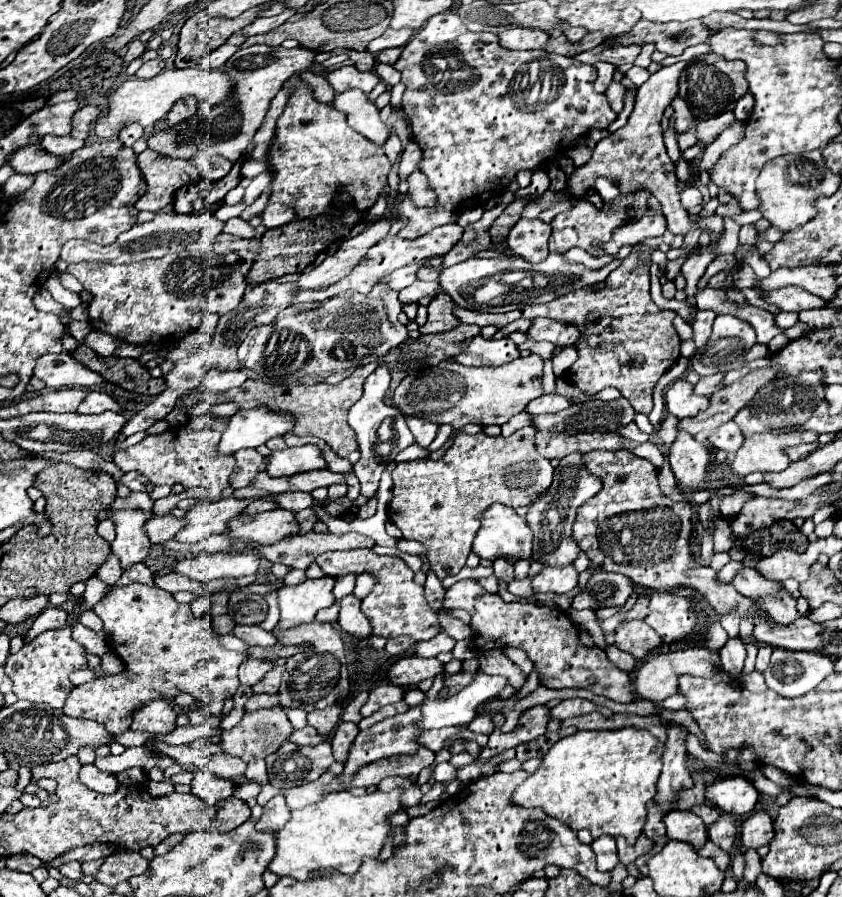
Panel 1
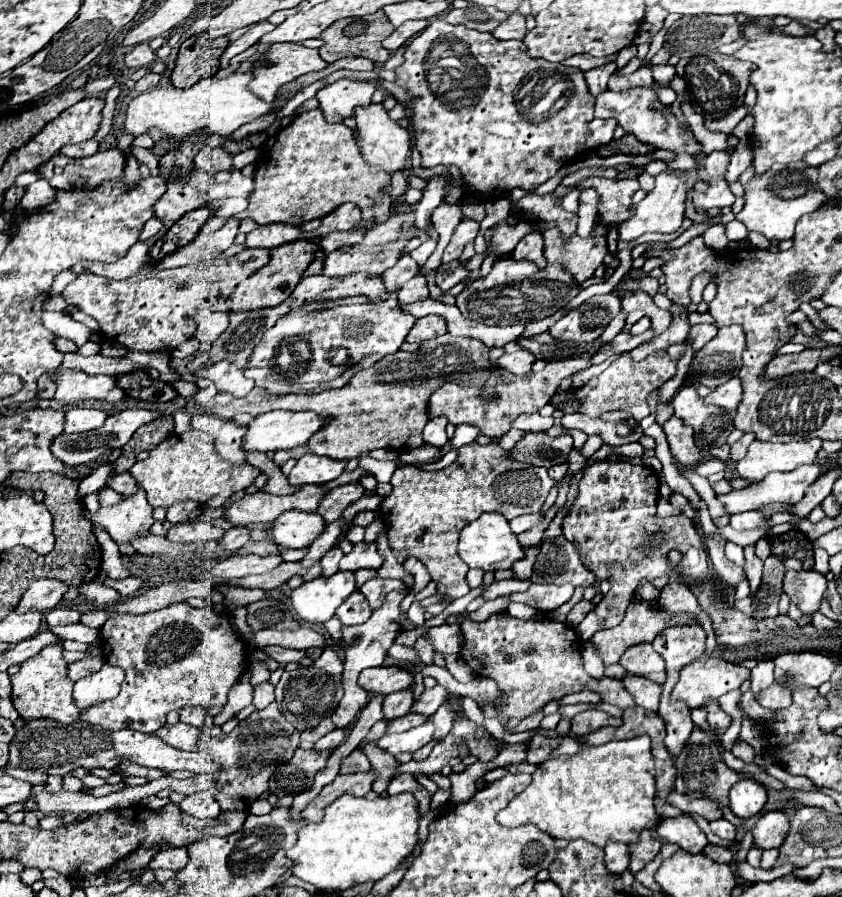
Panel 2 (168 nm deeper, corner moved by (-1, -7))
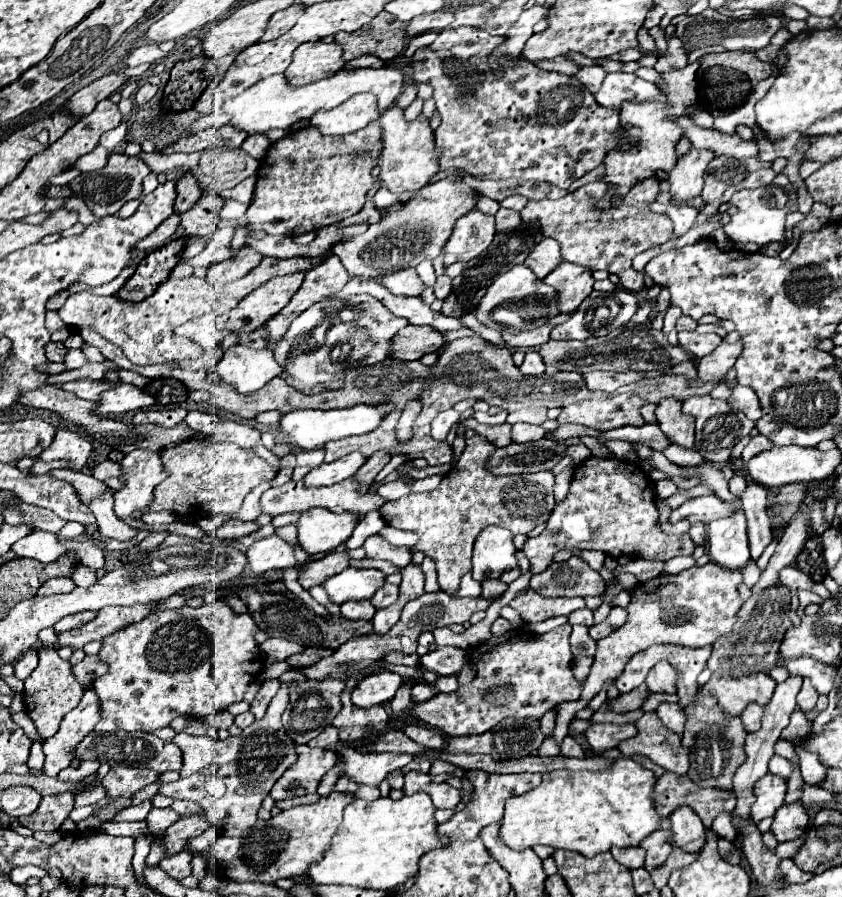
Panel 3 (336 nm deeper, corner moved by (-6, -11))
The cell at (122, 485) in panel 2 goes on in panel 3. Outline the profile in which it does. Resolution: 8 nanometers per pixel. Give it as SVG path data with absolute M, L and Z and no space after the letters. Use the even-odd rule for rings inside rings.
M103 460L93 468L93 476L97 480L101 480L105 486L109 486L111 490L121 488L121 468L117 462L111 460Z

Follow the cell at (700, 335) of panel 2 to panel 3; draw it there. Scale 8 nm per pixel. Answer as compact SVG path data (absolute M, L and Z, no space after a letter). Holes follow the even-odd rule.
M679 332L679 346L695 358L711 354L721 344L717 334L699 334L699 332Z

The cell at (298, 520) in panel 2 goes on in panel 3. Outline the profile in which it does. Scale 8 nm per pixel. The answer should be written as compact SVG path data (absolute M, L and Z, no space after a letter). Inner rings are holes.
M311 508L299 518L299 546L307 554L327 554L345 544L353 534L359 516L351 512L329 512L327 508Z

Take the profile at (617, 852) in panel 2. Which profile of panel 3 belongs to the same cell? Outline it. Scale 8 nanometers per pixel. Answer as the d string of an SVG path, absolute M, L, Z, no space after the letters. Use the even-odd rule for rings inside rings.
M613 846L611 854L625 868L641 868L643 862L645 862L645 850L643 848L631 848L631 846L629 848L619 848L619 846Z

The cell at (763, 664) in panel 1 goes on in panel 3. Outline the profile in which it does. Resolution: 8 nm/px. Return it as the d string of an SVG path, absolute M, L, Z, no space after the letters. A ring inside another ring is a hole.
M749 704L743 714L741 714L741 720L743 720L743 726L747 732L755 732L761 728L761 716L763 716L765 708L759 706L759 704Z

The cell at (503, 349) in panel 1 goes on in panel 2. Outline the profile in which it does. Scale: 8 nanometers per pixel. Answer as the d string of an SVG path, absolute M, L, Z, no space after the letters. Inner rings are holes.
M518 350L512 354L504 354L498 358L498 366L504 372L510 372L514 376L524 376L530 372L530 366L534 362L534 356L528 350Z

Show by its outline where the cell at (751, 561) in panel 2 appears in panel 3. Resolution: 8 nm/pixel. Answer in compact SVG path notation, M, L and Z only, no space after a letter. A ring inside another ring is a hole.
M749 478L747 488L741 494L741 502L743 502L745 516L747 516L751 558L757 560L763 554L765 546L773 540L771 518L767 514L767 488Z

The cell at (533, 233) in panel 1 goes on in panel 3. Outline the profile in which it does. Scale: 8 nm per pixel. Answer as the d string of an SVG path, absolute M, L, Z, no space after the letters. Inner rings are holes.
M545 238L541 244L537 244L537 248L533 248L533 252L527 256L525 264L543 280L549 272L553 272L553 268L557 268L557 264L561 264L561 252L559 252L559 244L553 238Z

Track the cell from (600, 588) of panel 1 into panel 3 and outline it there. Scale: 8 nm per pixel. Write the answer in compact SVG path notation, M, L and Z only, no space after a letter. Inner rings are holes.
M589 608L583 610L575 610L569 614L569 624L583 624L583 626L591 626L593 624L593 612Z

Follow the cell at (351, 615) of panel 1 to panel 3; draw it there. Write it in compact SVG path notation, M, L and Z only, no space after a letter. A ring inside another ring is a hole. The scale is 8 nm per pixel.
M349 600L341 604L341 616L347 620L371 620L375 608L369 600Z

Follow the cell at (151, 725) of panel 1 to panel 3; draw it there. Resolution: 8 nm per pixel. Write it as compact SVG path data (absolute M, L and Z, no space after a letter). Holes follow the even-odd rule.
M175 734L175 743L183 753L183 768L181 777L188 777L208 767L215 758L215 746L209 736L189 736L189 734Z

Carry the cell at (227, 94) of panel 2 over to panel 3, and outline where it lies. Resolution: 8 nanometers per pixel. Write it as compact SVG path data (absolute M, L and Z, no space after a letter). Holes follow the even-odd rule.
M387 64L383 68L343 68L339 74L331 78L317 80L313 84L303 84L297 88L291 88L289 80L285 80L285 74L273 74L245 90L241 96L225 100L221 112L231 116L231 126L241 128L249 134L253 132L267 132L271 128L291 128L295 122L311 118L317 110L329 110L337 104L343 104L353 94L371 92L379 100L379 110L385 112L385 108L393 106L397 96L401 94L405 82L405 74L401 68Z

